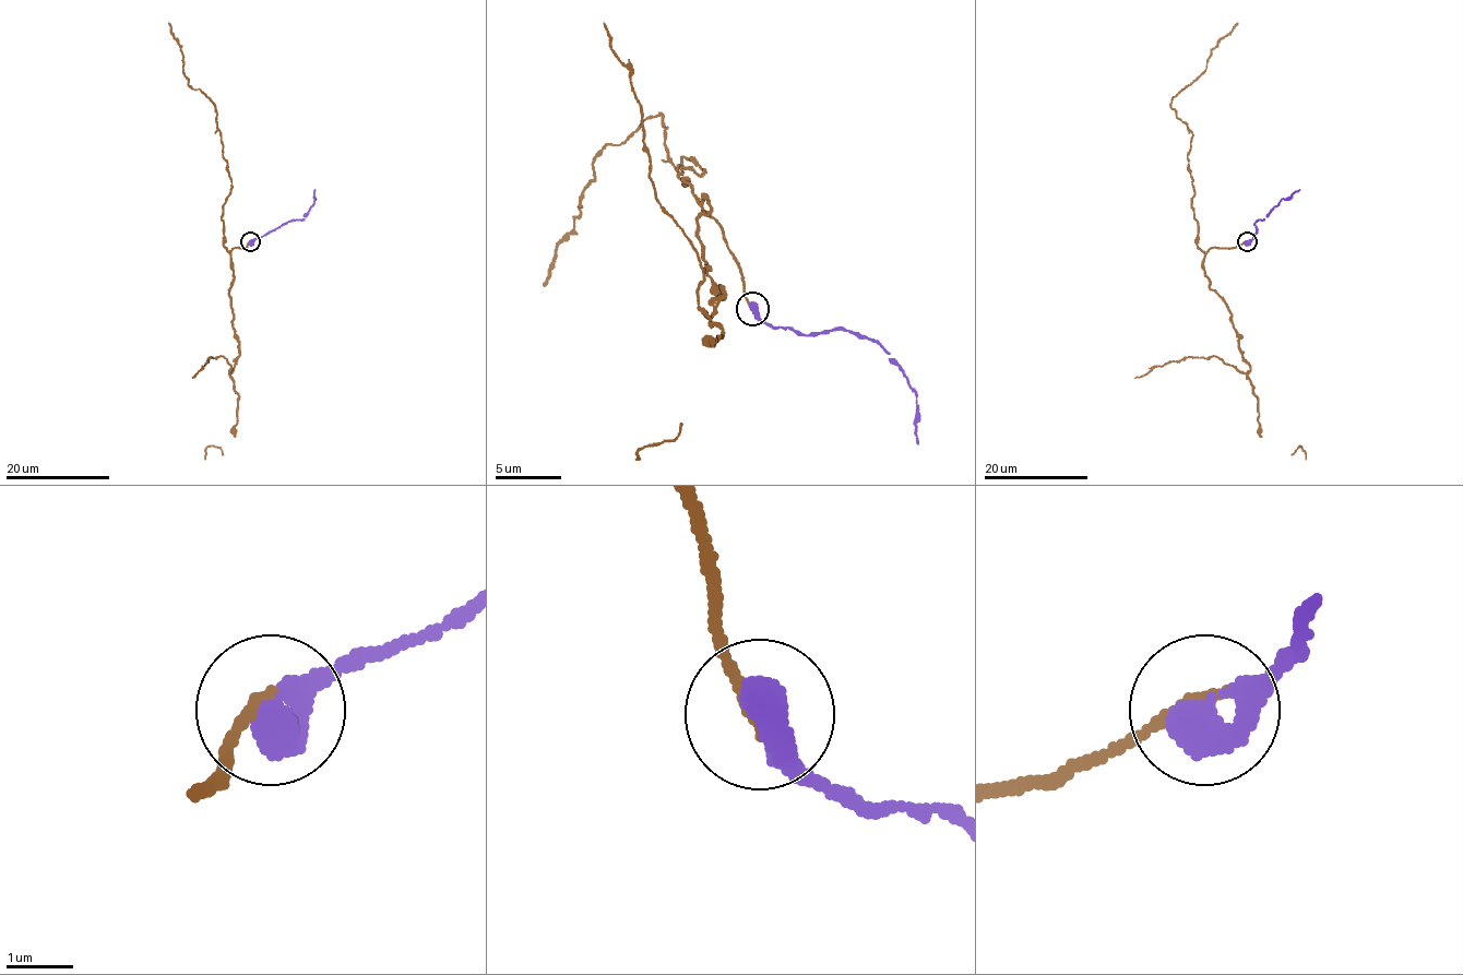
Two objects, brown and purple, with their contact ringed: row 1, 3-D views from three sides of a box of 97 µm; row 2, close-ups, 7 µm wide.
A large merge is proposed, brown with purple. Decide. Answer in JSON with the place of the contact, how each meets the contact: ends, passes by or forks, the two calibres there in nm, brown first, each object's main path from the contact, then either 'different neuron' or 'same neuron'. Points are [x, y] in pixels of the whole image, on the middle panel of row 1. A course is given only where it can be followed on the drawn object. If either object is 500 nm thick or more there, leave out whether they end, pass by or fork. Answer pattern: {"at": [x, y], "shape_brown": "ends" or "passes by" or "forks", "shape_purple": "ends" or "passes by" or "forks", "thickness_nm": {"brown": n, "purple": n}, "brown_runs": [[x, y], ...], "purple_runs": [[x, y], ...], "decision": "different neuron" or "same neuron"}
{"at": [752, 309], "thickness_nm": {"brown": 180, "purple": 600}, "brown_runs": [[753, 309], [740, 263], [677, 177], [704, 170], [684, 157], [677, 170], [661, 115], [595, 161], [542, 286]], "purple_runs": [[753, 309], [766, 323], [806, 336], [843, 330], [876, 340], [915, 392], [918, 446]], "decision": "same neuron"}

